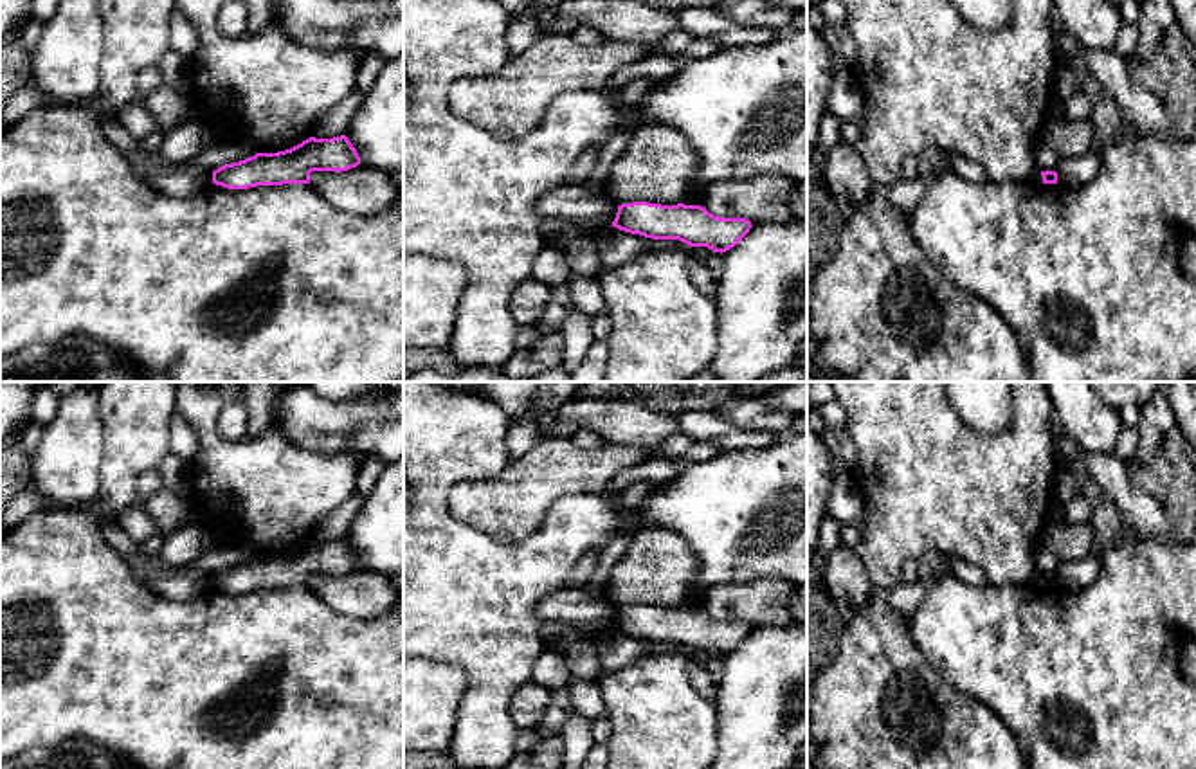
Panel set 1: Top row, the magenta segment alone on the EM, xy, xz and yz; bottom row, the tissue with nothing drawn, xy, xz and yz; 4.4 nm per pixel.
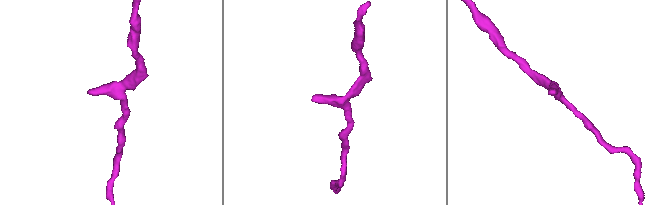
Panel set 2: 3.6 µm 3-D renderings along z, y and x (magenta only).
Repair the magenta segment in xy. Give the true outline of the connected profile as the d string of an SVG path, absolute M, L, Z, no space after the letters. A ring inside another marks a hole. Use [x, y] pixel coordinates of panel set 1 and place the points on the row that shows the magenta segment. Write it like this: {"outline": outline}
{"outline": "M346 135L333 139L310 137L301 144L277 151L256 153L213 171L213 184L227 189L258 185L310 184L312 171L348 171L360 157Z"}

